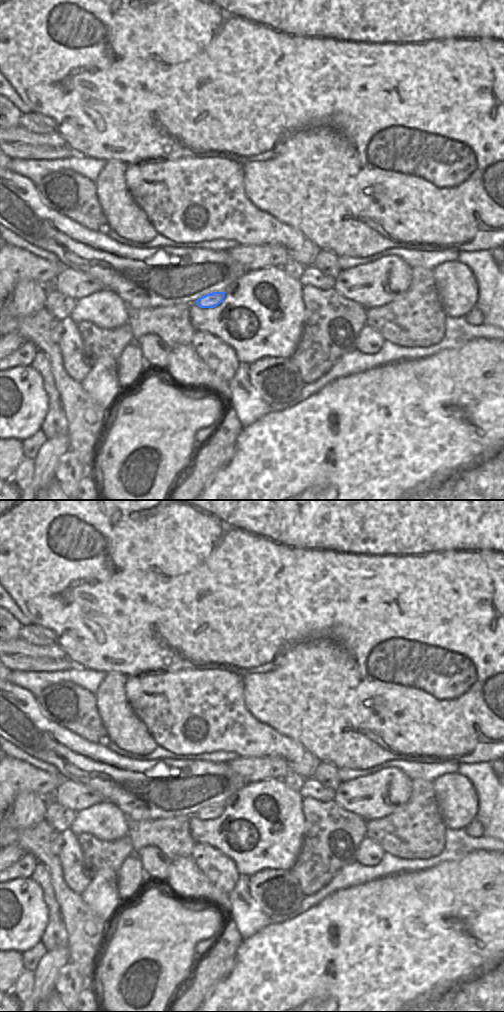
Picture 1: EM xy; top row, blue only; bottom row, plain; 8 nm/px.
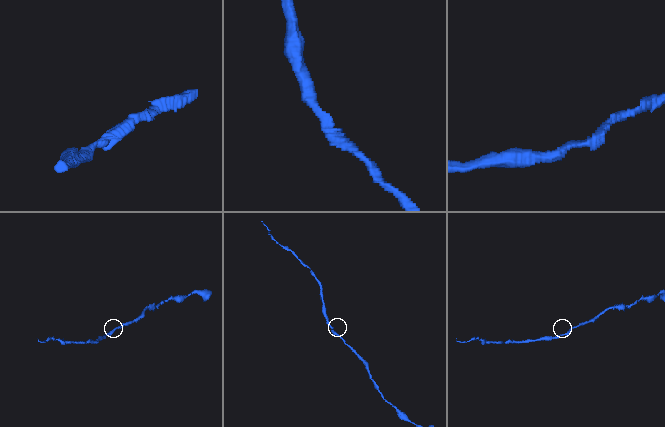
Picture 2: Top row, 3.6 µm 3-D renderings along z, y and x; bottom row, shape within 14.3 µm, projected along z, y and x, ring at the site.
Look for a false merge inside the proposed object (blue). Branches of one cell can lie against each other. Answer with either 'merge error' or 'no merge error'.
no merge error

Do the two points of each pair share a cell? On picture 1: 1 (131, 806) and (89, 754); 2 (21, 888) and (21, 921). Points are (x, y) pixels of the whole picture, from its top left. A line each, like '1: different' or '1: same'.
1: same
2: same

